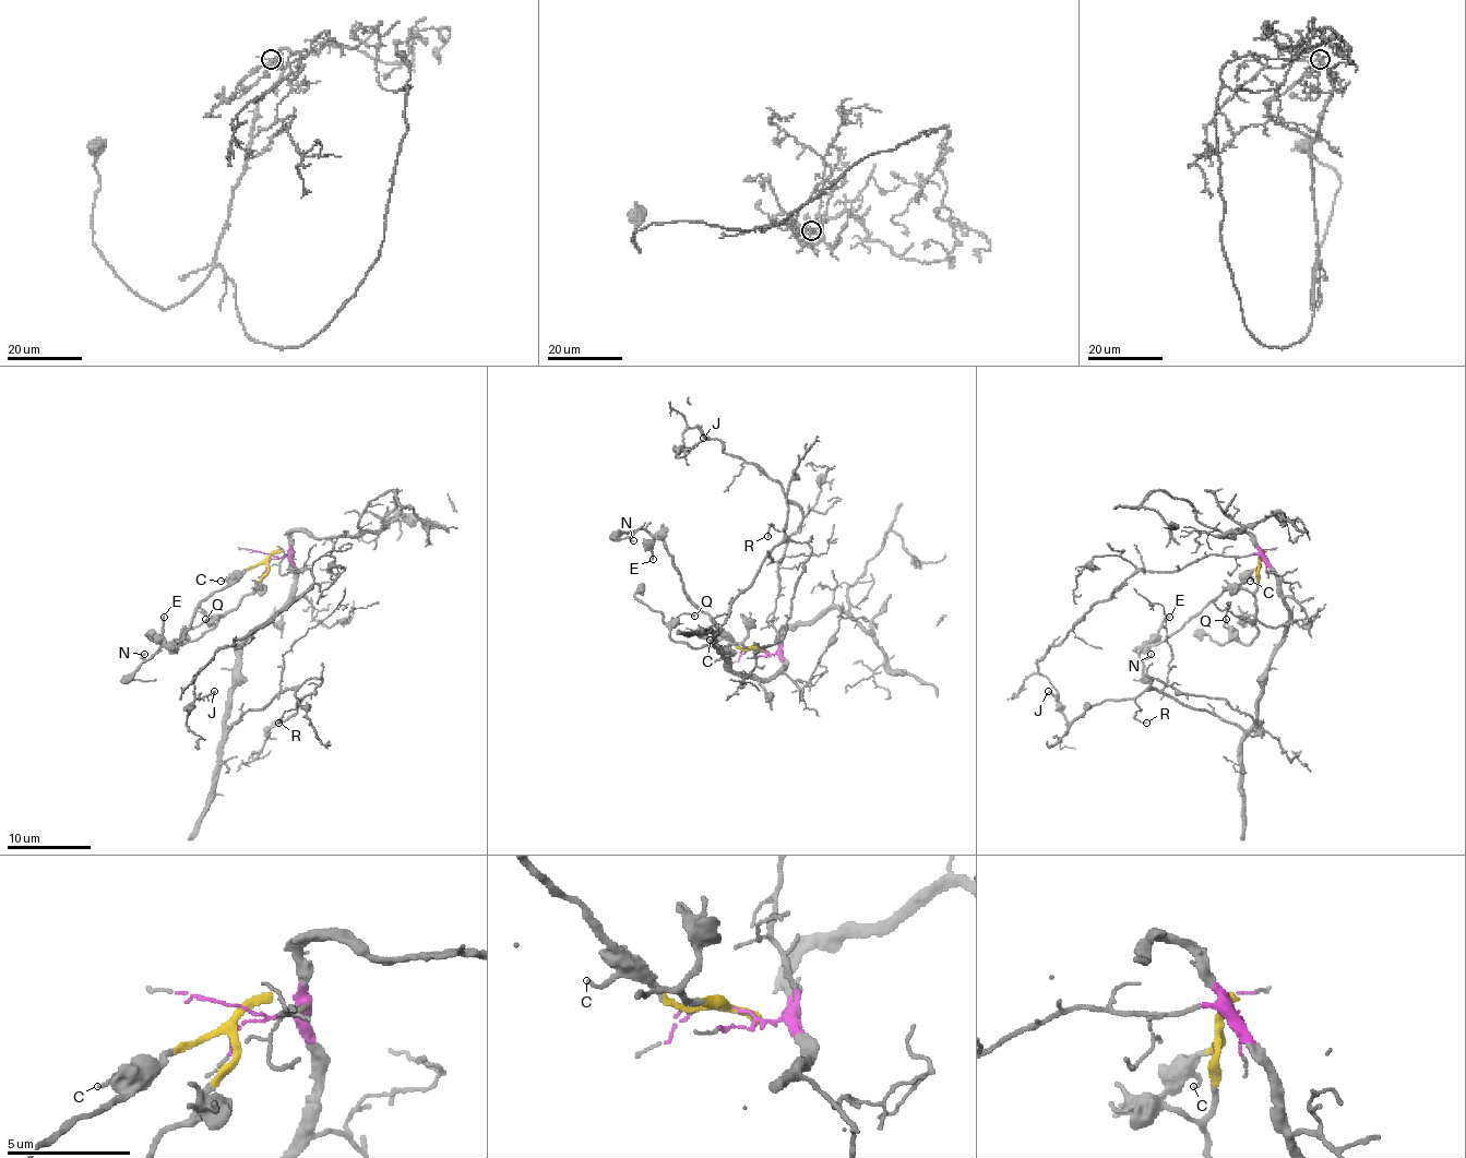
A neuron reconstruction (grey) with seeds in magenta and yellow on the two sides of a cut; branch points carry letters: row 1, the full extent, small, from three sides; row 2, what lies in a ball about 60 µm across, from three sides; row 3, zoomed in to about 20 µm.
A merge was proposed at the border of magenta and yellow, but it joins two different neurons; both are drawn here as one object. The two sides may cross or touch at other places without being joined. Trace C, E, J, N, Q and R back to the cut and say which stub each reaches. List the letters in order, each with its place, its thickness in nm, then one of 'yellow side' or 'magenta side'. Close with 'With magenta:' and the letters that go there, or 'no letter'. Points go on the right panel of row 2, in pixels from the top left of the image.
C: at (1250, 581); 130 nm thick; yellow side
E: at (1169, 617); 170 nm thick; yellow side
J: at (1048, 691); 150 nm thick; magenta side
N: at (1151, 654); 130 nm thick; yellow side
Q: at (1226, 619); 90 nm thick; yellow side
R: at (1146, 723); 90 nm thick; magenta side
With magenta: J, R

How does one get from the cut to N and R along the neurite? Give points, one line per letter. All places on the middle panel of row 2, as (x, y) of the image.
N: (760, 649), (741, 648), (689, 597), (678, 569), (662, 541), (639, 528), (630, 539), (634, 541)
R: (760, 649), (783, 660), (769, 677), (737, 676), (714, 644), (783, 530), (773, 524), (769, 537)

